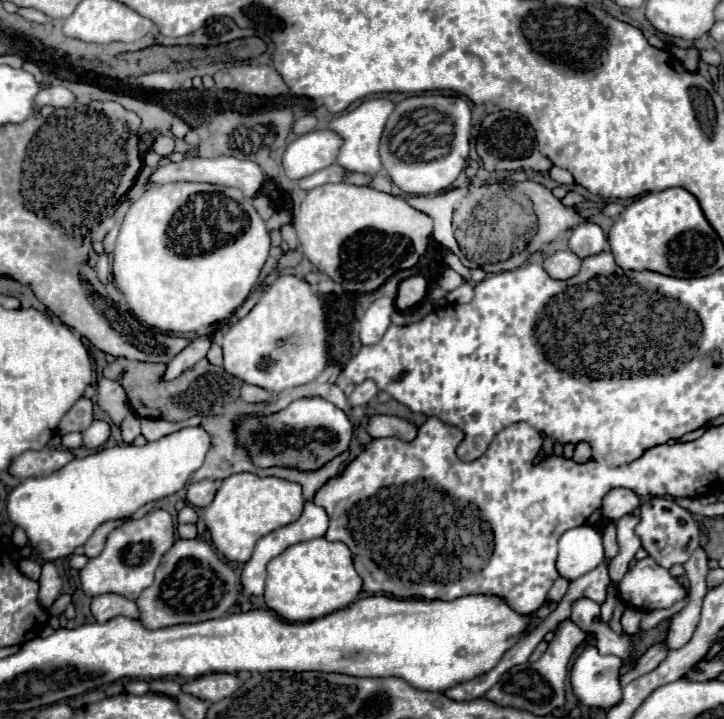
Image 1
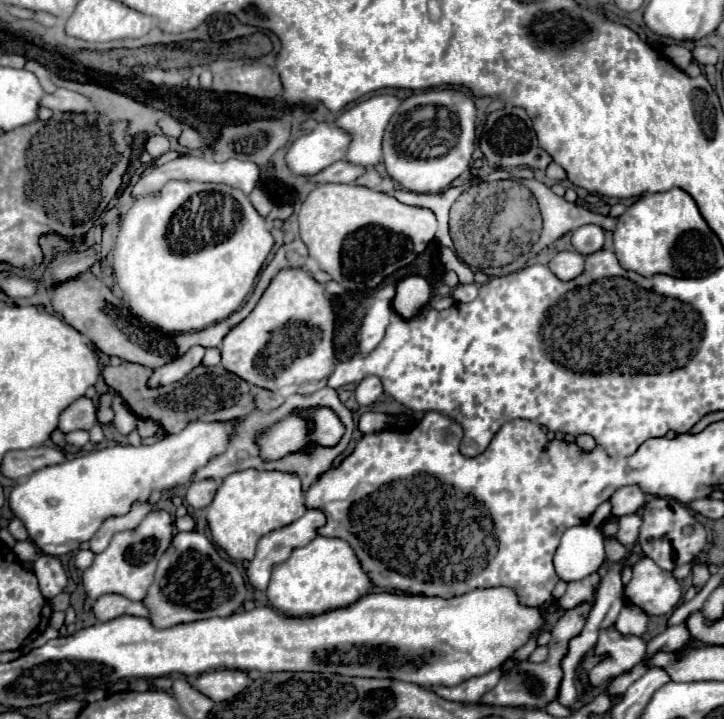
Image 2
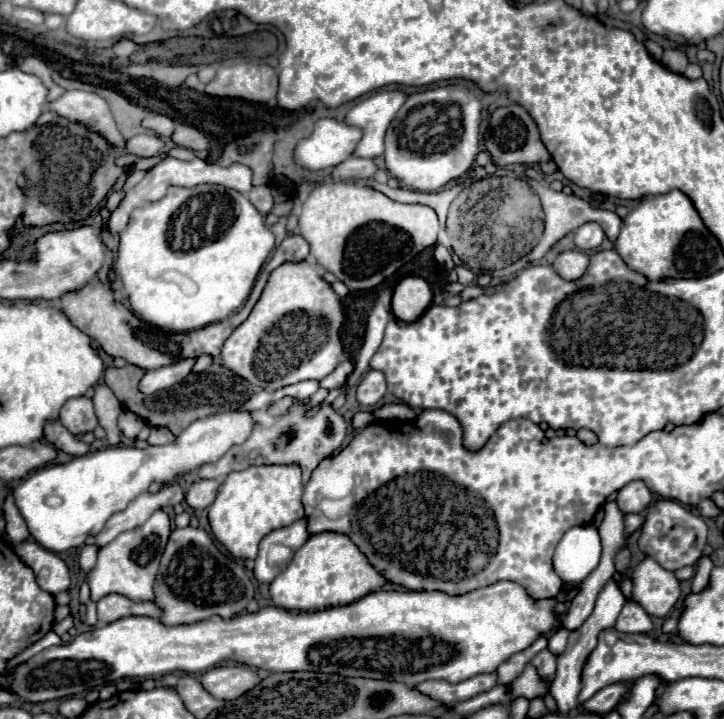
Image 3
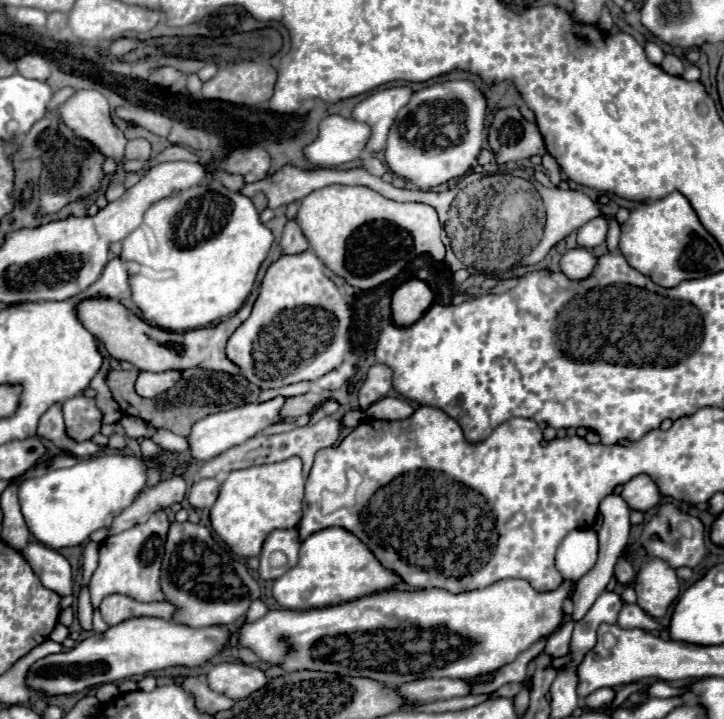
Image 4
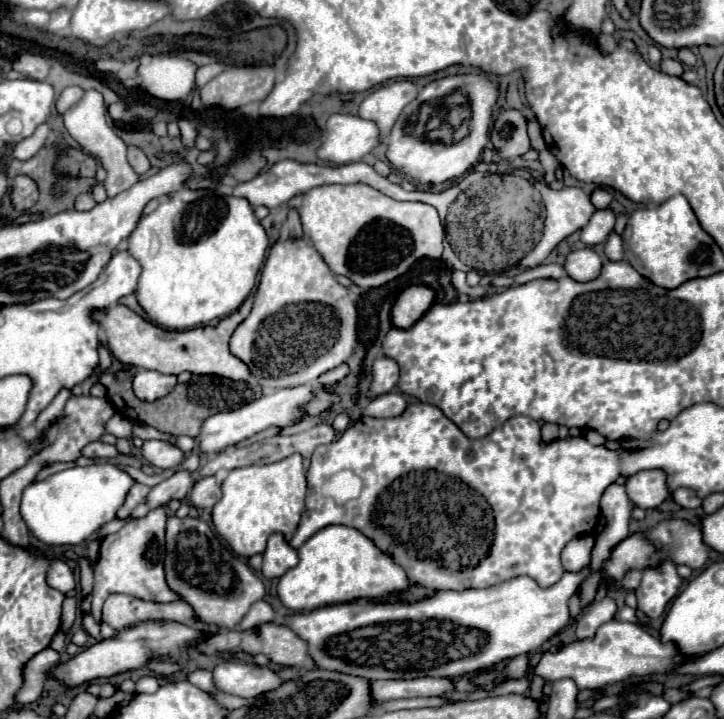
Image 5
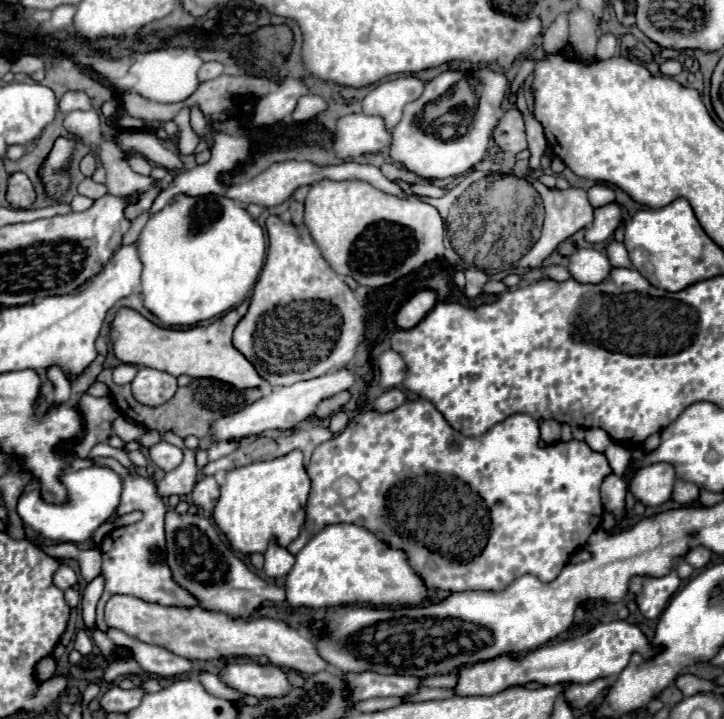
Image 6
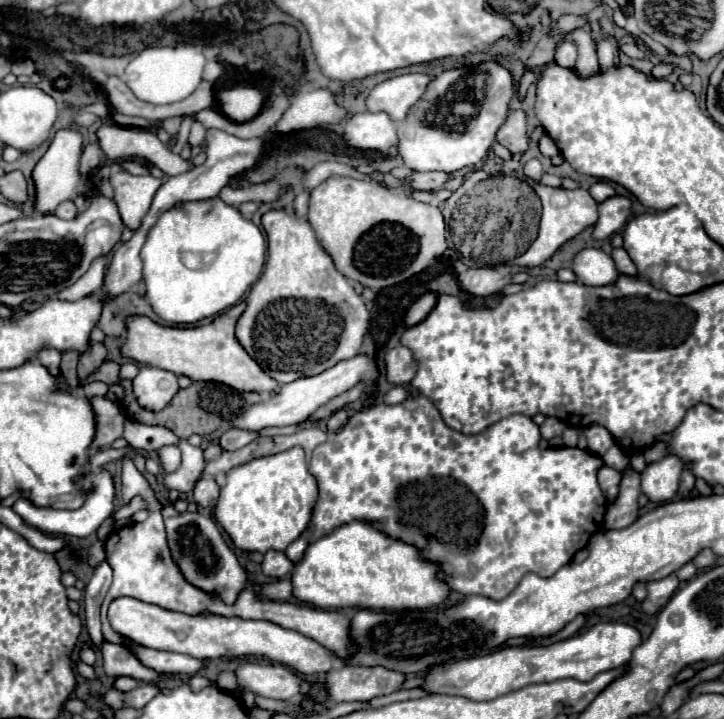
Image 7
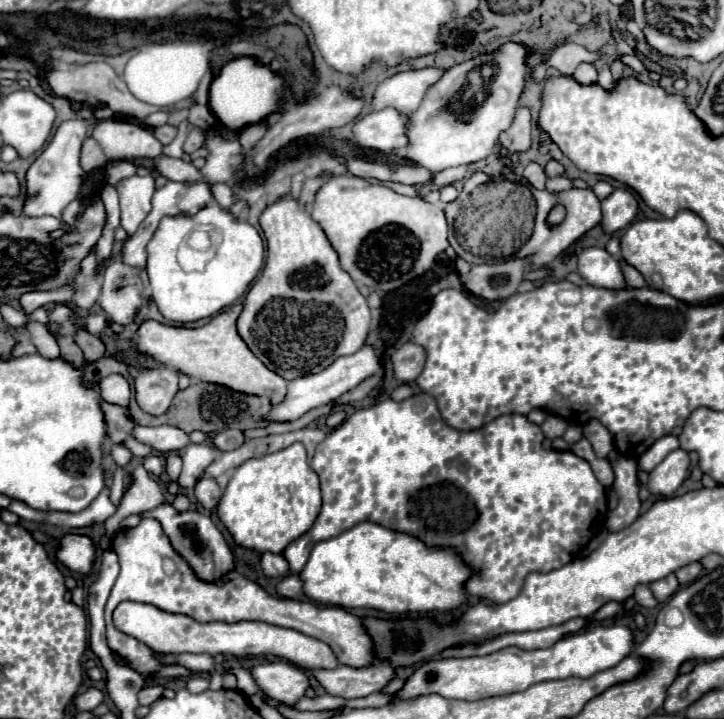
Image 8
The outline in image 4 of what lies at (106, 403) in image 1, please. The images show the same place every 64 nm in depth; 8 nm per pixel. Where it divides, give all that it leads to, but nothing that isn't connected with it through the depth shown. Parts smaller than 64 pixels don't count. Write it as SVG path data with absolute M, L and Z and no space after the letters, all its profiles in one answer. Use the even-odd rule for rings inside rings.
M122 416L120 424L122 424L126 436L130 436L130 438L140 438L140 436L150 438L154 434L154 428L150 424L146 424L146 422L142 422L136 416Z

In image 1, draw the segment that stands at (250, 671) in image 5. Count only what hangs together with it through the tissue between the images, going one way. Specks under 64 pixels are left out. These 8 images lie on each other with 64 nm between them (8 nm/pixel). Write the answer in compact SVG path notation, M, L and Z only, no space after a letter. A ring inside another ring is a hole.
M206 674L182 684L182 692L206 702L218 702L226 696L232 696L238 686L240 680L234 674Z

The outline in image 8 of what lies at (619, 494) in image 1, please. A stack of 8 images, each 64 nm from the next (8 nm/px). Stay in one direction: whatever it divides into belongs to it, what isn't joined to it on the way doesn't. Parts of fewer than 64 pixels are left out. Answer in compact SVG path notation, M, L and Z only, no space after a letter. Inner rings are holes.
M684 450L670 452L654 470L648 472L648 490L658 496L672 496L686 478L690 458Z

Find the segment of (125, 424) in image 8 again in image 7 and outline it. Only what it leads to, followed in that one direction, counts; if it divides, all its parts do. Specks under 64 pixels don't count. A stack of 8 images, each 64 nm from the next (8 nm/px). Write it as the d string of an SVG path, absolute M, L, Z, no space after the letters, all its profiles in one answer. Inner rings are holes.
M94 396L88 400L92 404L92 410L96 412L96 436L90 444L90 450L98 450L100 446L108 446L122 436L122 426L126 418L120 406L110 398Z

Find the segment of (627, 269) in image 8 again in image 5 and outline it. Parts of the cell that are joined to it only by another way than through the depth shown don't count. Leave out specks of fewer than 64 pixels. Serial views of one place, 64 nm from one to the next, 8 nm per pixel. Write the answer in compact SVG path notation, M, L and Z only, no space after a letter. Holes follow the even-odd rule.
M612 232L608 236L608 242L606 242L606 256L610 260L622 260L624 258L624 250L622 250L622 240L616 232Z

